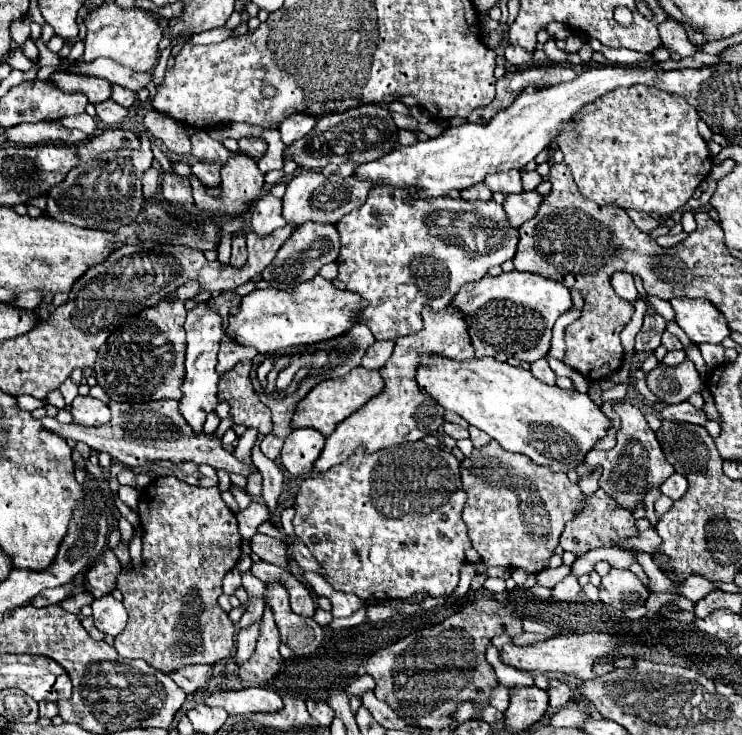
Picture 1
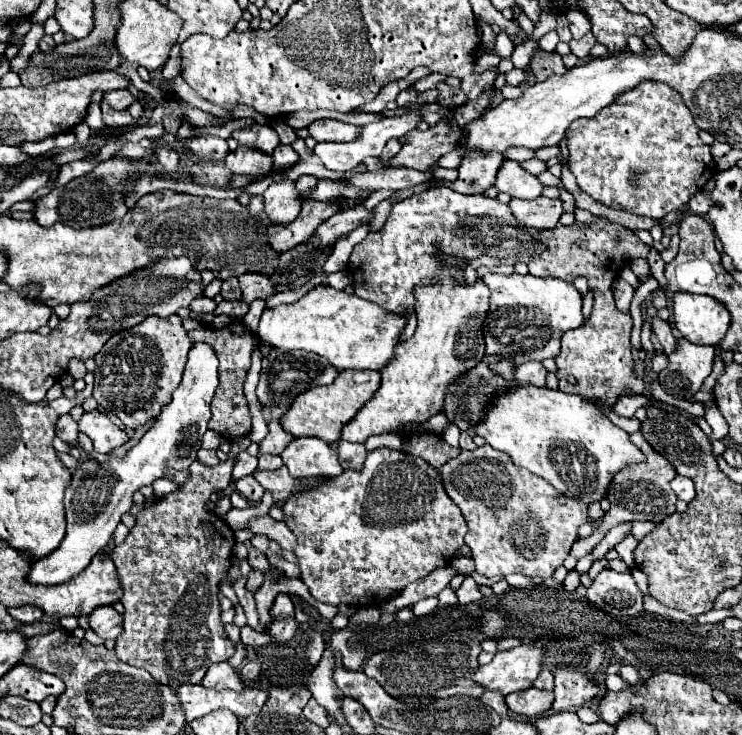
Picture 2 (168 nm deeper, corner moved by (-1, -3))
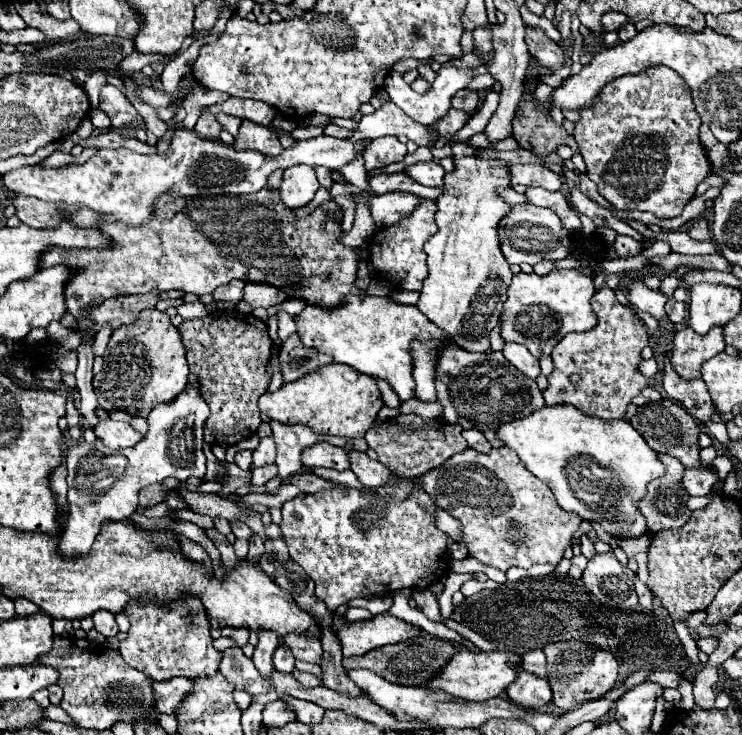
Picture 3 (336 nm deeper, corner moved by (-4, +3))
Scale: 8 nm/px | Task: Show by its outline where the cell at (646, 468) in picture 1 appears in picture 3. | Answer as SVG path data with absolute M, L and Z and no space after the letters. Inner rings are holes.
M660 455L660 461L666 465L666 475L648 485L648 495L640 503L640 511L650 531L680 529L692 513L686 505L690 495L680 483L684 465L670 455Z

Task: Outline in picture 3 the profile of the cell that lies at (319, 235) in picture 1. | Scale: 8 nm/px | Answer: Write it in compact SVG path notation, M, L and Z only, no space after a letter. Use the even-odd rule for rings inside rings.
M388 193L378 195L370 199L370 211L378 227L388 227L392 223L398 223L402 217L408 217L414 213L414 209L420 205L422 197L418 195L404 195L404 193Z

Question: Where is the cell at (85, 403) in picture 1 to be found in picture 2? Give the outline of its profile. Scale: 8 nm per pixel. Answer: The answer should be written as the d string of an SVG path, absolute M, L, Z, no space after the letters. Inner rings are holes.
M99 409L85 411L79 419L79 431L89 435L97 453L109 453L111 449L123 445L129 437L123 429L119 429L105 413Z

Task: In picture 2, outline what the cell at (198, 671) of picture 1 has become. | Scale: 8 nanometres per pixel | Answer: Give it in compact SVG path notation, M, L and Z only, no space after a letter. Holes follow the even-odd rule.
M217 663L211 665L201 681L203 687L207 689L235 689L235 691L243 691L245 685L237 673L237 669L233 669L229 663Z

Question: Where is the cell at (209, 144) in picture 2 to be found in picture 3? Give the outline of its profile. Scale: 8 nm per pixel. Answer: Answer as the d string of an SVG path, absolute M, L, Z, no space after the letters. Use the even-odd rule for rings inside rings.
M202 113L200 119L198 119L198 123L196 123L196 127L194 127L194 131L196 131L198 135L208 137L208 139L218 139L222 127L220 127L220 123L216 121L216 115L214 115L214 113Z

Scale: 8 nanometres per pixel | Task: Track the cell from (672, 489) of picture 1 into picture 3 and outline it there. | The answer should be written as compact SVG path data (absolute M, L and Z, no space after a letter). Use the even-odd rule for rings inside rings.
M710 445L700 451L700 465L684 471L682 487L690 495L708 495L712 487L718 483L718 475L712 467L714 459L716 459L716 449Z

